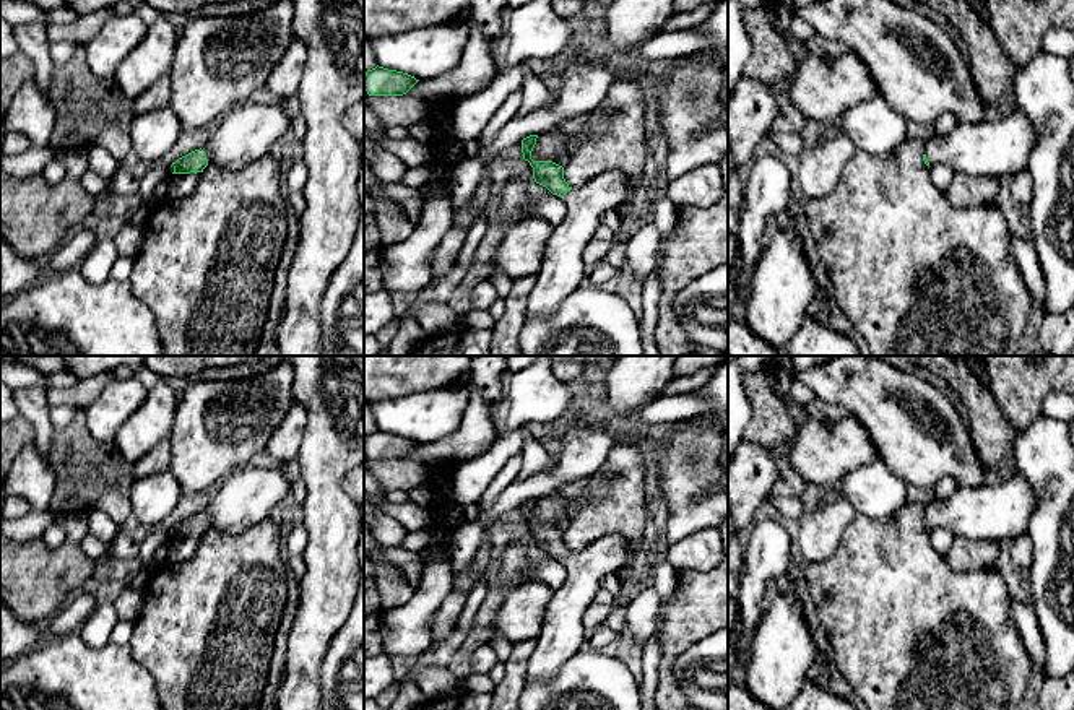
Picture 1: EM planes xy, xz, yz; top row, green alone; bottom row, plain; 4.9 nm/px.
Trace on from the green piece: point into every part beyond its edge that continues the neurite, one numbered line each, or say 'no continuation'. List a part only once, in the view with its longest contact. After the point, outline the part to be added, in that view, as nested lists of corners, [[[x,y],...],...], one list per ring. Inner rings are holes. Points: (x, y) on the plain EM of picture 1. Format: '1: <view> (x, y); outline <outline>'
1: xy (247, 496); outline [[[242,466],[223,479],[201,513],[208,526],[239,535],[268,520],[288,496],[291,487],[283,468]]]

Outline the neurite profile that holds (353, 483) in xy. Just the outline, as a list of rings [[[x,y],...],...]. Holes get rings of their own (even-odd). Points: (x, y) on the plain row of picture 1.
[[[364,461],[344,474],[341,489],[364,509]]]

